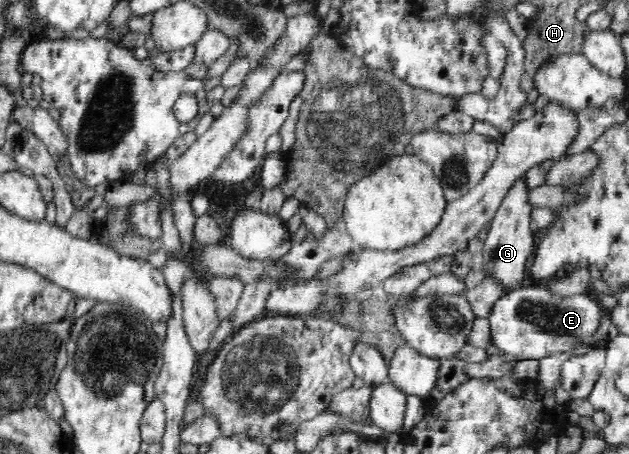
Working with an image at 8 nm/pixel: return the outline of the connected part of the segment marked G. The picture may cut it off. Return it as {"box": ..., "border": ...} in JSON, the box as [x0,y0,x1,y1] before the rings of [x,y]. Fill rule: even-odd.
{"box":[482,178,537,296],"border":[[[523,178],[516,183],[514,188],[510,189],[505,201],[494,214],[487,238],[483,242],[484,265],[482,265],[482,269],[484,269],[484,275],[491,277],[495,283],[501,285],[502,296],[506,295],[508,291],[520,288],[522,281],[526,279],[528,261],[532,255],[535,255],[537,231],[530,223],[532,208]]]}

